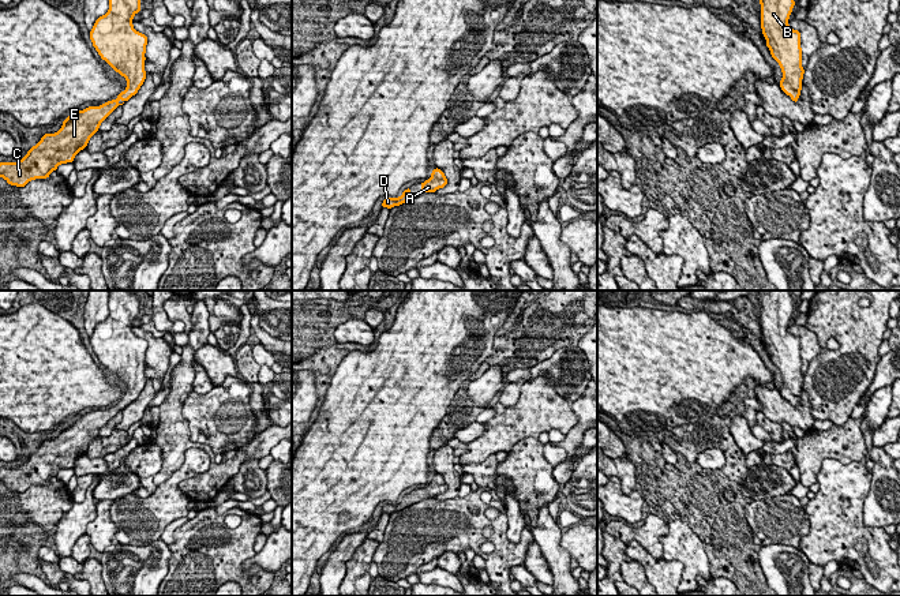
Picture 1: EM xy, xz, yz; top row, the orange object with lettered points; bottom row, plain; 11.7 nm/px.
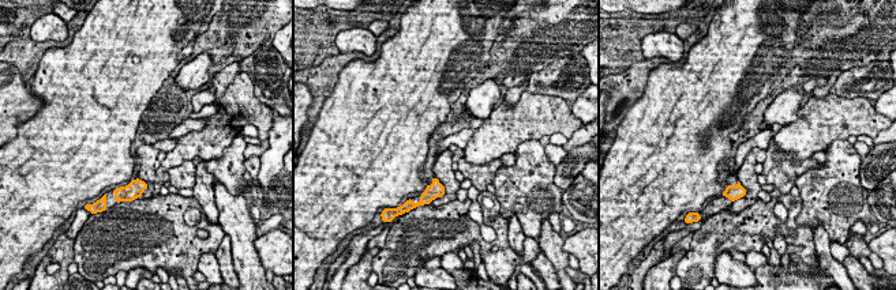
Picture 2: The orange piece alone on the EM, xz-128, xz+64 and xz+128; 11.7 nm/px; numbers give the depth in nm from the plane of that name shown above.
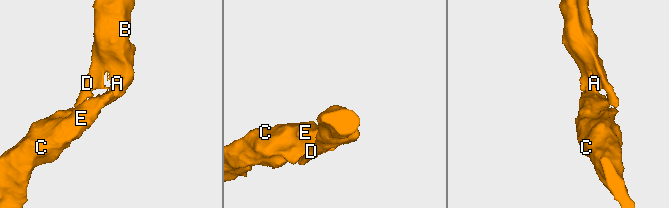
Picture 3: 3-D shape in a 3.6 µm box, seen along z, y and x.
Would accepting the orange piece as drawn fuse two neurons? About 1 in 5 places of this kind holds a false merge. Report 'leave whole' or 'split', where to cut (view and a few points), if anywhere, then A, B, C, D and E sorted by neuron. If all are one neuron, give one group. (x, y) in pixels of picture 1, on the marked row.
leave whole | no cut | A B C D E

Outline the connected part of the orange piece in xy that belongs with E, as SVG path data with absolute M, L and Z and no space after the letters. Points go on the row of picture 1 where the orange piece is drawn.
M109 0L108 12L95 20L90 31L101 59L127 79L125 90L101 106L89 106L68 116L56 134L44 134L20 161L0 162L0 177L8 184L25 187L30 180L48 179L60 164L72 162L100 124L138 93L146 79L147 45L147 35L132 26L132 18L139 11L140 0Z

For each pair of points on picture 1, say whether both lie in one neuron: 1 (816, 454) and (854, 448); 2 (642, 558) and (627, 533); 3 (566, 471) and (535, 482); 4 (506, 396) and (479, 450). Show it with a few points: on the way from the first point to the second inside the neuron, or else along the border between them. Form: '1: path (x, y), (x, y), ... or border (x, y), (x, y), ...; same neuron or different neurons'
1: path (825, 450), (844, 450); same neuron
2: border (626, 544), (636, 540), (653, 557), (660, 558); different neurons
3: border (552, 467), (552, 476), (559, 483); different neurons
4: border (525, 381), (520, 397), (513, 404), (499, 403); different neurons

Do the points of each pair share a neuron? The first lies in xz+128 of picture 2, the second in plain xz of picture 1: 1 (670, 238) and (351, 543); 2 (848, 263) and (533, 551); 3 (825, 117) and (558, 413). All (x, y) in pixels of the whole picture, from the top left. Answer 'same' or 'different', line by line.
1: same
2: same
3: same

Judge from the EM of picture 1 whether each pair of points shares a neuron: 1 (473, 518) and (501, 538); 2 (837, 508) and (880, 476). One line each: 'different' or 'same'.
1: same
2: different

